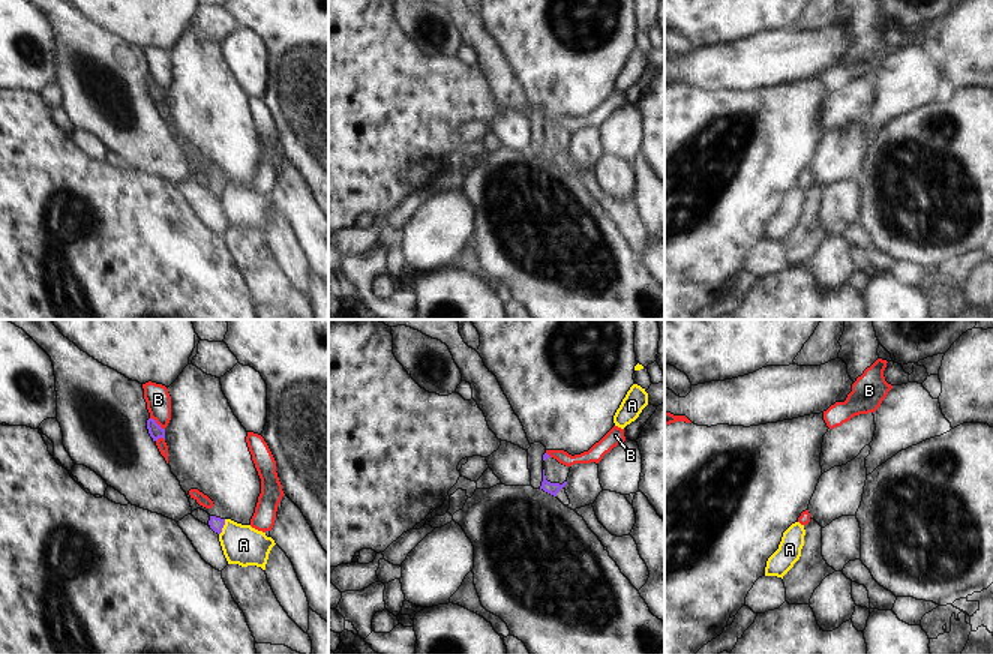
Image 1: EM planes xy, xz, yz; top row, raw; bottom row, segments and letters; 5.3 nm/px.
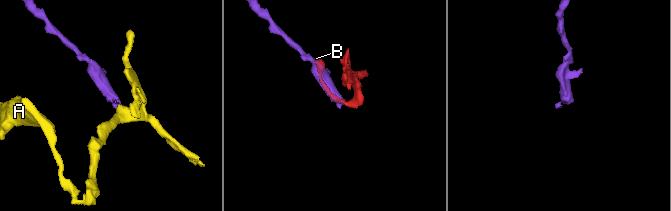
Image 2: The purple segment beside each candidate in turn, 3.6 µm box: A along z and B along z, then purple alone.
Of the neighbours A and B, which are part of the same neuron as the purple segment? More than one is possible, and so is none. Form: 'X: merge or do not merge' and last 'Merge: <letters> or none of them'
A: do not merge
B: do not merge
Merge: none of them

